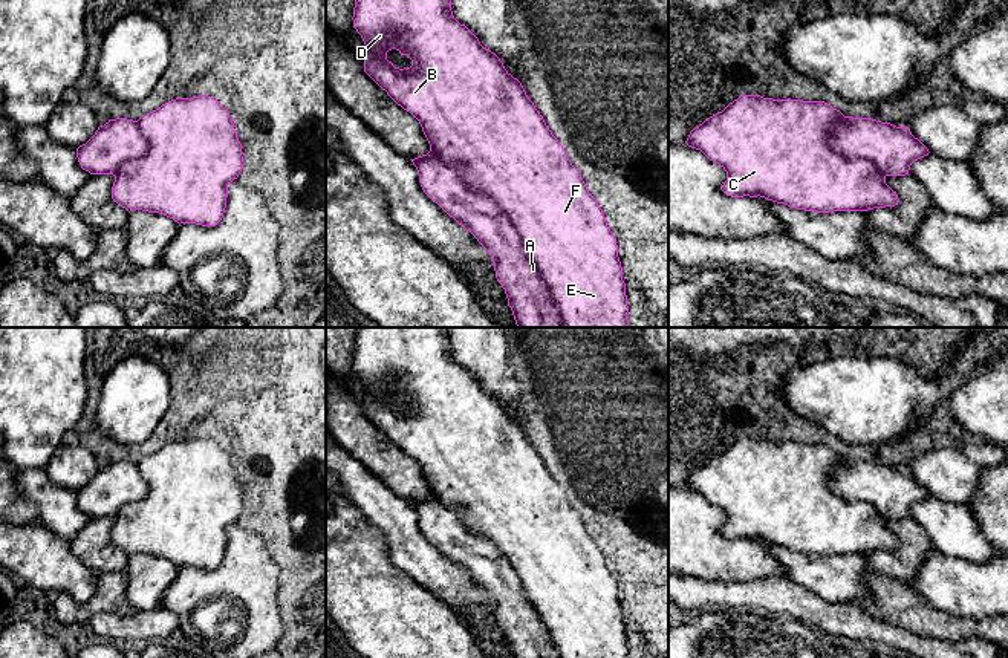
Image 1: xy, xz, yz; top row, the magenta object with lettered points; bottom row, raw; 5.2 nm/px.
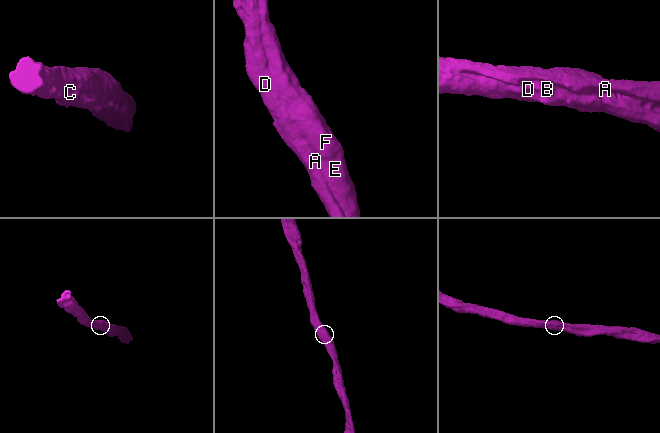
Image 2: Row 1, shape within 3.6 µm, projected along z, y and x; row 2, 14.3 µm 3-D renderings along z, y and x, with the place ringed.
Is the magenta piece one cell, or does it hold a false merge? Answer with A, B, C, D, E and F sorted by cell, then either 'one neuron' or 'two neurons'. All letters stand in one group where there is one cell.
groups A B C D E F; one neuron

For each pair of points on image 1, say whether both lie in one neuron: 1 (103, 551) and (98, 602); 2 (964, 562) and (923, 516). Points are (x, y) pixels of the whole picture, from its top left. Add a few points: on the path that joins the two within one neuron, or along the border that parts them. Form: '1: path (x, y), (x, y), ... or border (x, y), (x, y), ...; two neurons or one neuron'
1: path (104, 563), (104, 589); one neuron
2: path (958, 551), (933, 527); one neuron

